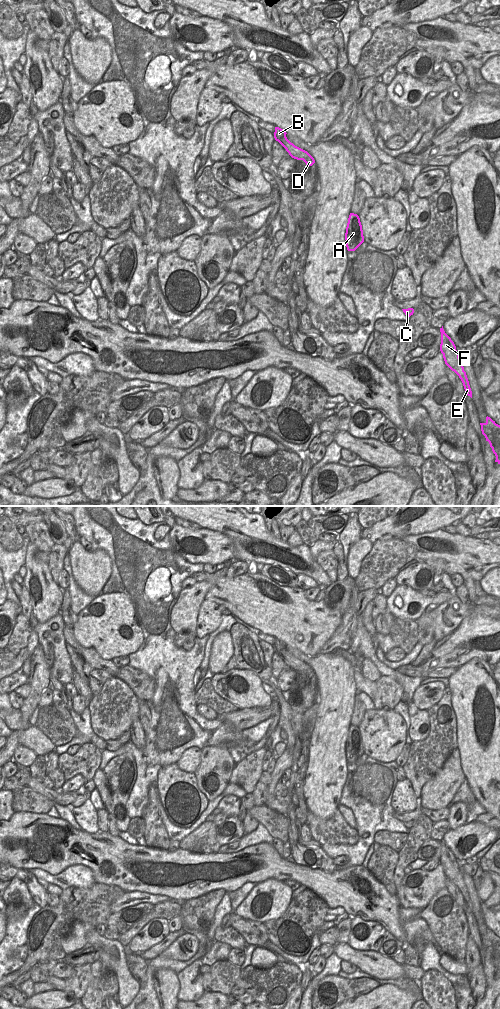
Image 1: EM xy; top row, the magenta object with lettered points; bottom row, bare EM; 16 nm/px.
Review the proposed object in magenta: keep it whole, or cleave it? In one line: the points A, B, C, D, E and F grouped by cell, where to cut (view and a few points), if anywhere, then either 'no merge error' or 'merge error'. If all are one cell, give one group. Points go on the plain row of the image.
A C D E F / B | xy (286, 649), (282, 652), (283, 658) | merge error

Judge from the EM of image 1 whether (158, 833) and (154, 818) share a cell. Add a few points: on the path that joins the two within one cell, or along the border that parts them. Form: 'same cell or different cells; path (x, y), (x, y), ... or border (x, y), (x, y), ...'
same cell; path (154, 829), (154, 822)

